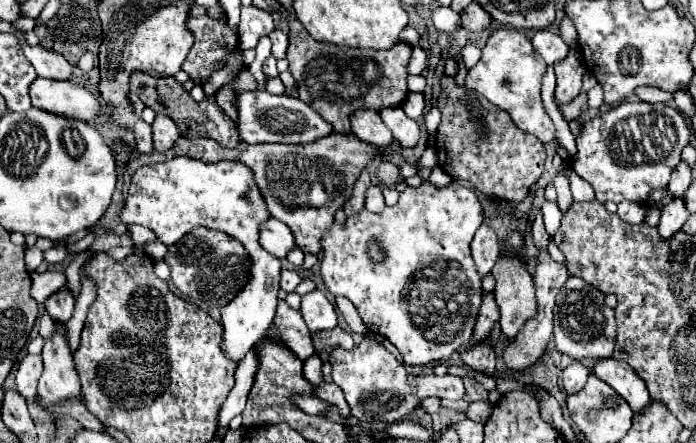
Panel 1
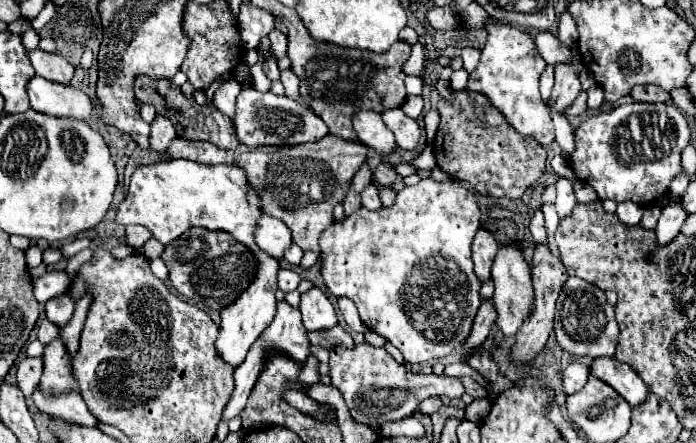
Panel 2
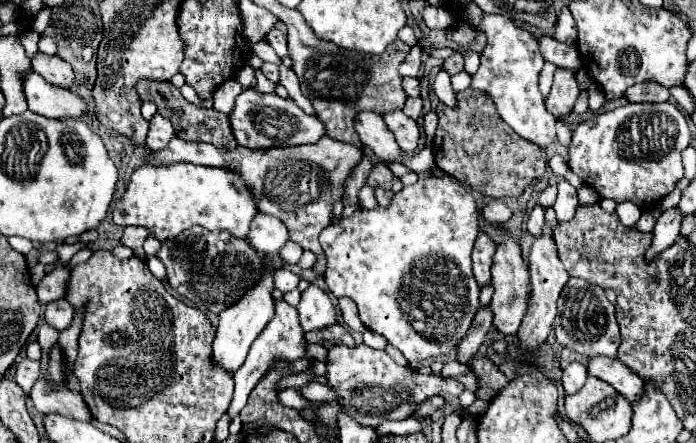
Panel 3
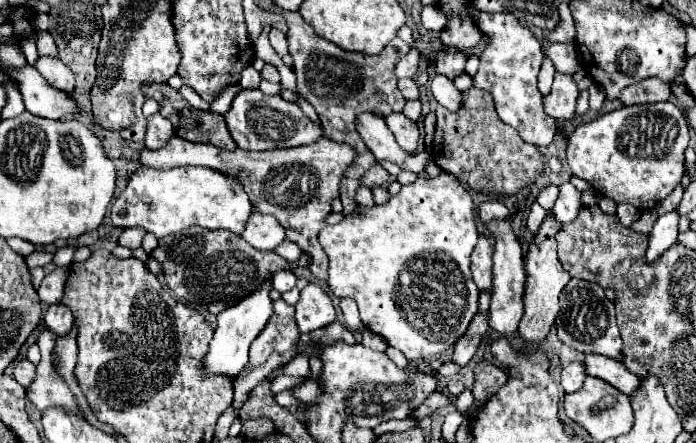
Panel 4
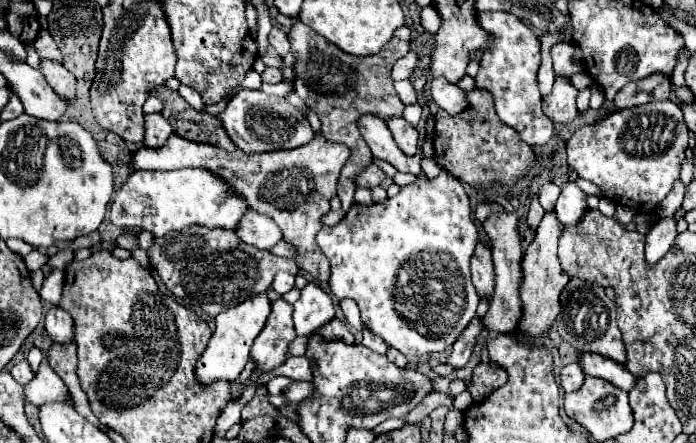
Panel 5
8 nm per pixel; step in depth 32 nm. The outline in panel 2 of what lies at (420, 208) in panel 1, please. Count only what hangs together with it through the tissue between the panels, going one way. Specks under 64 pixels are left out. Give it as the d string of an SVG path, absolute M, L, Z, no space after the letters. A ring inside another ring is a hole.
M424 178L420 184L406 186L398 192L394 206L378 212L360 208L344 222L334 222L332 228L320 236L324 284L336 298L350 298L356 304L362 322L396 346L406 364L446 358L464 346L482 302L482 284L470 258L470 244L480 228L480 220L480 206L472 190L468 190L462 182L448 180L438 184L432 178Z

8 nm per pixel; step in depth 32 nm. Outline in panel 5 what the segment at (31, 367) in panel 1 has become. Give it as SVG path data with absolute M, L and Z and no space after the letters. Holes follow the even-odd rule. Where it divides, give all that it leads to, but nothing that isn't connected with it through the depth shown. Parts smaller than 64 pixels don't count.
M22 360L22 362L18 362L12 370L10 370L10 374L16 378L16 382L18 384L22 384L22 386L26 386L32 378L34 378L34 370L30 368L30 364L28 364L28 360Z

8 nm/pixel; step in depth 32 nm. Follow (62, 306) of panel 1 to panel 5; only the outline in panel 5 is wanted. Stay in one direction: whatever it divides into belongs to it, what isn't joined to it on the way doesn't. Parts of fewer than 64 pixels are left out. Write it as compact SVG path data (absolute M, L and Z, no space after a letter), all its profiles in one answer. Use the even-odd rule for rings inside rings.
M52 306L44 318L44 326L48 336L54 342L68 342L70 336L74 334L74 320L72 316L60 308L60 306Z

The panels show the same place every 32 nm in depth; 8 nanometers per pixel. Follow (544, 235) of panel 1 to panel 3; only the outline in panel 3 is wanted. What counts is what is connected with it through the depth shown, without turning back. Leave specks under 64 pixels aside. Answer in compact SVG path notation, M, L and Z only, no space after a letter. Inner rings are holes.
M536 206L528 218L528 232L534 236L534 238L540 238L542 236L542 226L544 226L544 208L542 206Z

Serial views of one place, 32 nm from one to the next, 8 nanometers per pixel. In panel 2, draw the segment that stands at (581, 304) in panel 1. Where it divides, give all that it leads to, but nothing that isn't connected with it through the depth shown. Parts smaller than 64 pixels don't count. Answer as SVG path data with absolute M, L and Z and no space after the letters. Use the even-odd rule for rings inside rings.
M576 276L568 278L556 302L554 336L558 346L572 356L590 356L590 358L610 356L612 358L618 344L618 324L614 320L614 308L606 302L604 292L582 278L576 278Z

